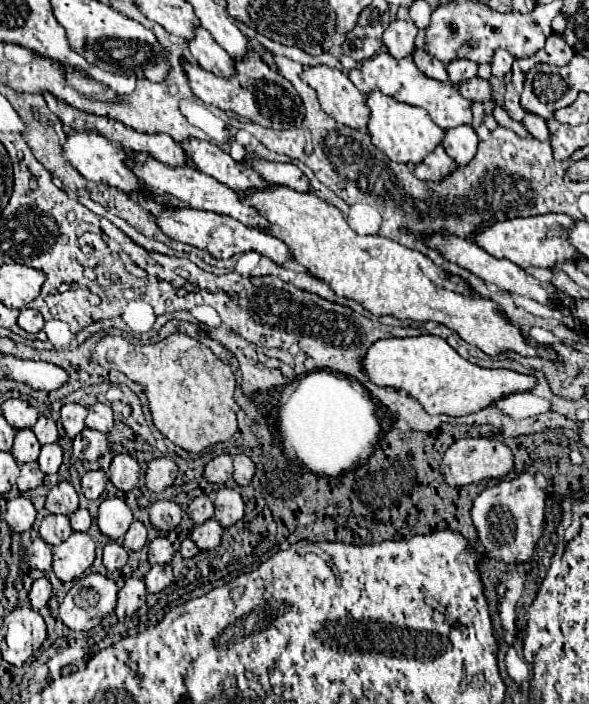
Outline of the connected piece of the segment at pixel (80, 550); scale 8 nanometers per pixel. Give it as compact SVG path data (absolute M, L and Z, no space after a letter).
M72 533L58 547L52 547L52 571L60 581L74 581L94 563L94 541L88 533Z

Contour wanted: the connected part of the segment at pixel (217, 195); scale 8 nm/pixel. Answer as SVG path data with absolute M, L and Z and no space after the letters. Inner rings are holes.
M130 153L130 157L132 157L132 161L130 161L128 165L130 165L130 167L136 171L136 175L138 175L144 183L148 183L154 191L172 195L172 197L180 199L182 203L190 205L192 209L228 215L228 217L234 217L234 219L238 219L240 223L244 223L244 225L248 225L248 227L268 229L268 221L266 221L262 215L258 215L258 211L256 211L254 207L246 205L238 193L234 193L228 185L216 181L214 177L204 175L202 171L198 171L198 169L194 169L194 167L174 167L174 169L172 169L172 167L168 167L168 165L152 159L152 157L148 157L148 155L144 155L144 153Z

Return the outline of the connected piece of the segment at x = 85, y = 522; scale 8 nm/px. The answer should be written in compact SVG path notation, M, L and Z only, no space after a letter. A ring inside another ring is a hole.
M78 509L70 515L70 523L72 523L74 531L88 531L90 523L92 523L92 517L90 517L88 509Z

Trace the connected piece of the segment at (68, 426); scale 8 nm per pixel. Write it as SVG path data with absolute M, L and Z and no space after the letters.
M66 403L60 411L60 423L66 431L66 437L74 439L86 425L84 425L84 419L86 419L86 409L82 405L76 405L76 403Z

